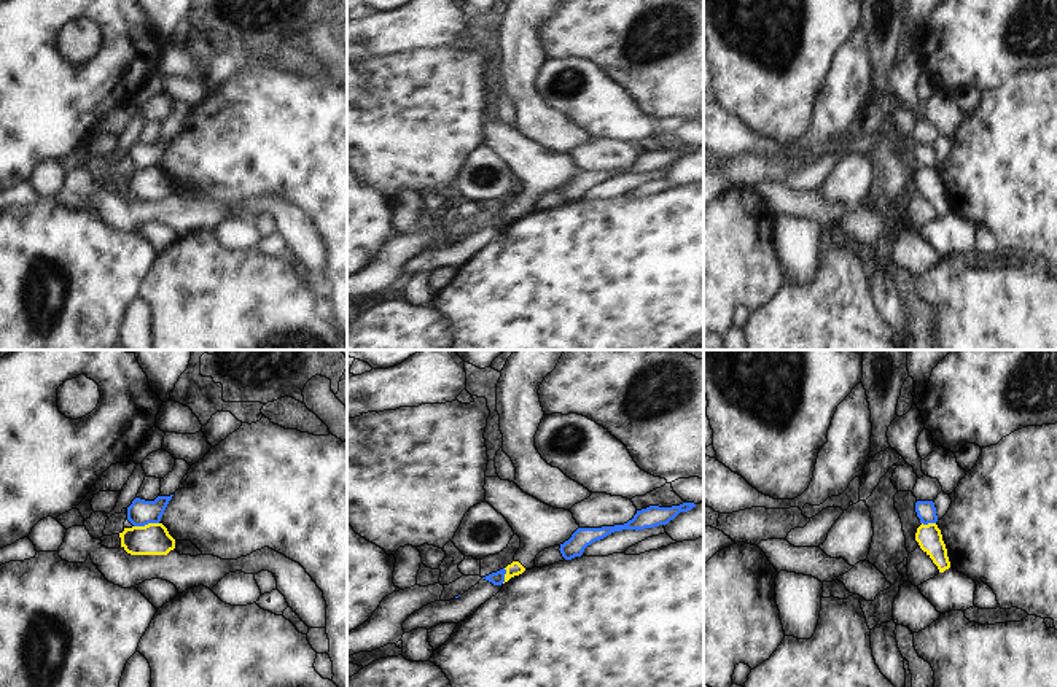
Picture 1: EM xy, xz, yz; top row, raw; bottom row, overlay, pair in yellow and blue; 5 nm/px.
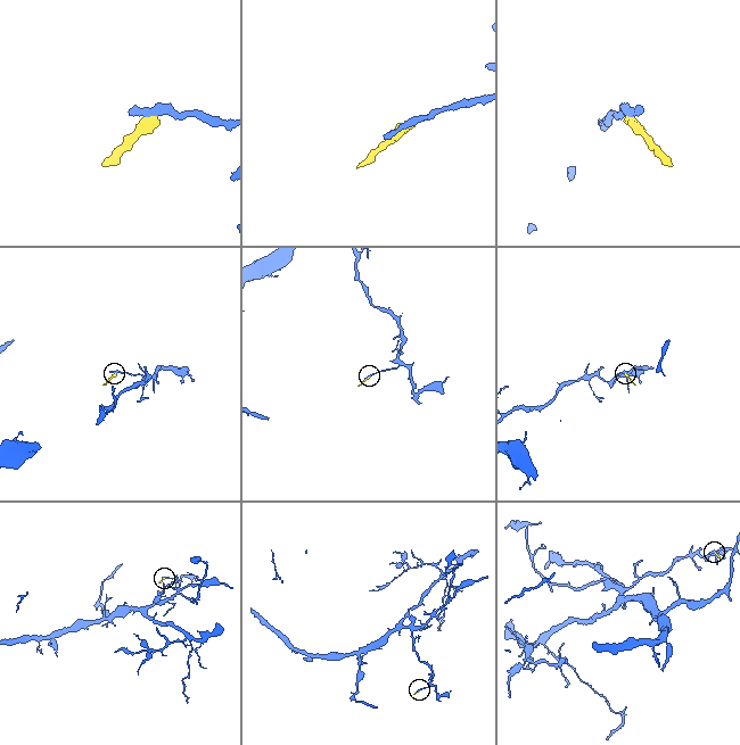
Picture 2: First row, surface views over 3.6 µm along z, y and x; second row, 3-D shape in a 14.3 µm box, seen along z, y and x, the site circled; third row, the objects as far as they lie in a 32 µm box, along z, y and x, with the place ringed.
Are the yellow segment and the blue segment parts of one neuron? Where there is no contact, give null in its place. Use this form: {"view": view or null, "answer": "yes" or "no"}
{"view": "xy", "answer": "no"}

